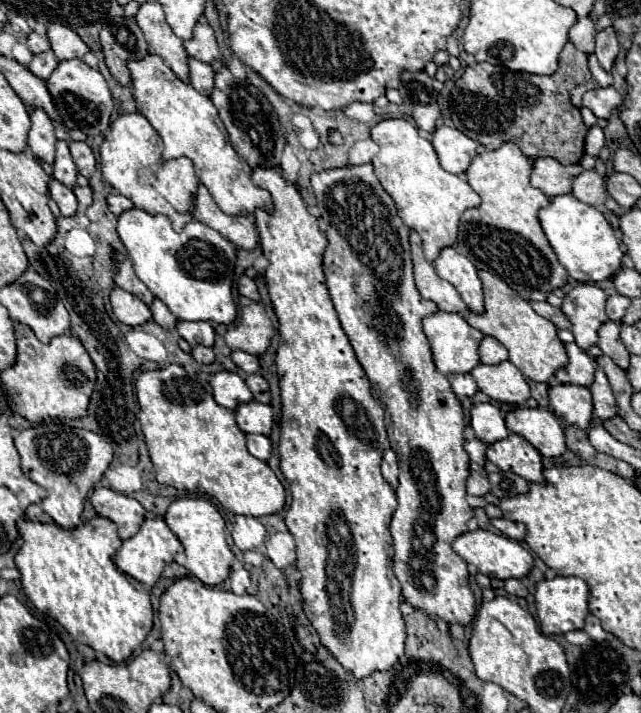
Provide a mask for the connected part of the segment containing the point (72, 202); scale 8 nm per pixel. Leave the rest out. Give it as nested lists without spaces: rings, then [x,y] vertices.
[[[52,179],[48,187],[50,187],[50,193],[52,193],[52,199],[54,199],[54,201],[58,203],[58,207],[60,207],[60,213],[62,213],[64,217],[74,215],[74,213],[76,213],[76,205],[78,205],[74,191],[72,191],[70,187],[62,185],[62,183],[56,181],[56,179]]]

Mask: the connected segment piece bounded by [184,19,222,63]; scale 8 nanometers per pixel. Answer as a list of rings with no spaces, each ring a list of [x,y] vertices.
[[[204,19],[198,23],[198,29],[194,29],[194,37],[190,41],[186,41],[184,47],[190,57],[194,57],[202,63],[214,63],[214,61],[222,59],[214,31]]]

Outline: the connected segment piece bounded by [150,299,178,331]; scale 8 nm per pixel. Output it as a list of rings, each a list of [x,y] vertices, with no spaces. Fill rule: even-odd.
[[[154,301],[154,305],[150,307],[152,309],[152,317],[154,317],[154,321],[162,327],[162,329],[166,329],[166,331],[174,331],[176,329],[176,317],[166,309],[166,305],[162,303],[162,301]]]

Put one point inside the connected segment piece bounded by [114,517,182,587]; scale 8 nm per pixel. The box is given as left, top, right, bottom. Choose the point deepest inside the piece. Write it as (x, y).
(144, 556)

